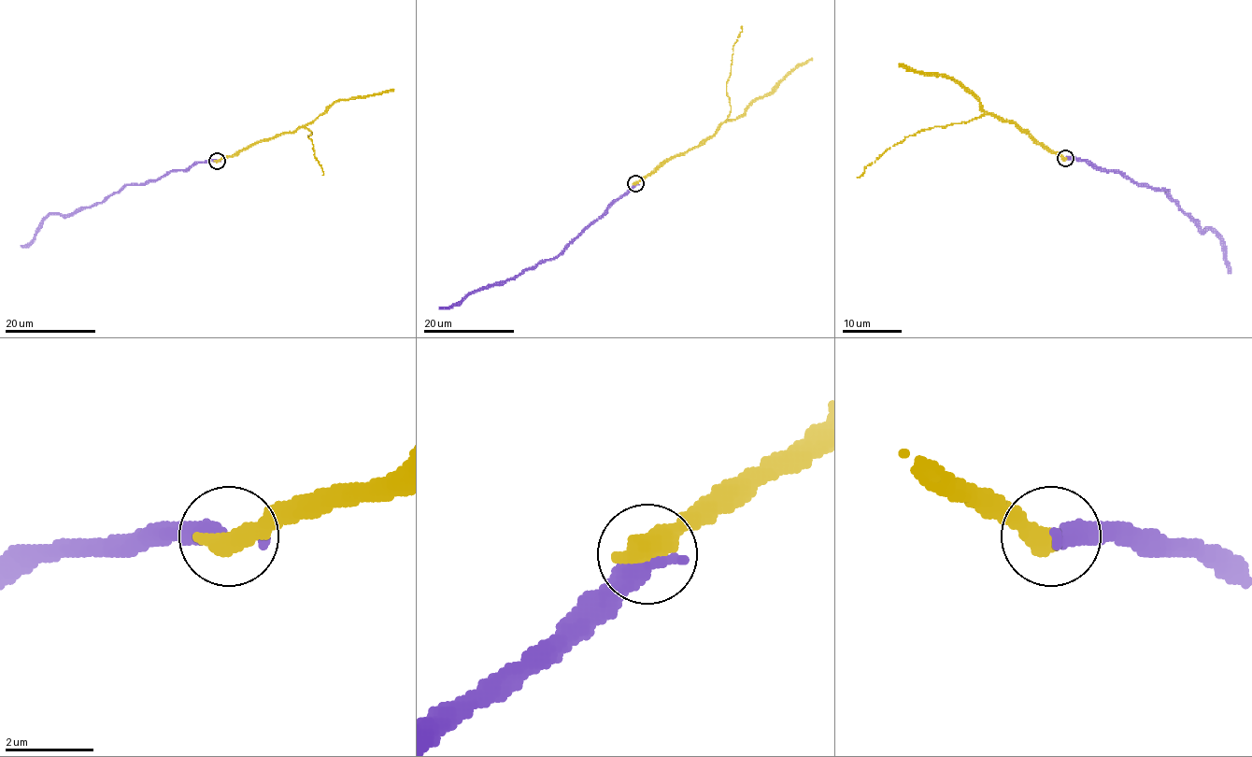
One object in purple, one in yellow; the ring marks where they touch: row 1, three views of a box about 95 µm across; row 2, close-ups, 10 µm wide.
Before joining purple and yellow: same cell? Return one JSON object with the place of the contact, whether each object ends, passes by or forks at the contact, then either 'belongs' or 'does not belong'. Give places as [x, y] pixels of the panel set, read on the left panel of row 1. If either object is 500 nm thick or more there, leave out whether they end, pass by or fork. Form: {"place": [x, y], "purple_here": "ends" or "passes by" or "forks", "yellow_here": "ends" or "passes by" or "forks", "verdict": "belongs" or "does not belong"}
{"place": [217, 161], "verdict": "belongs"}

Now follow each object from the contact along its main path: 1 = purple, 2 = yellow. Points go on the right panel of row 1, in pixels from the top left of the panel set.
1: (1066, 158), (1088, 159), (1136, 183), (1163, 189), (1202, 230), (1213, 230), (1222, 241), (1223, 260), (1230, 270)
2: (1065, 158), (1050, 151), (1014, 121), (981, 114), (968, 121), (934, 126), (906, 136), (857, 178)

